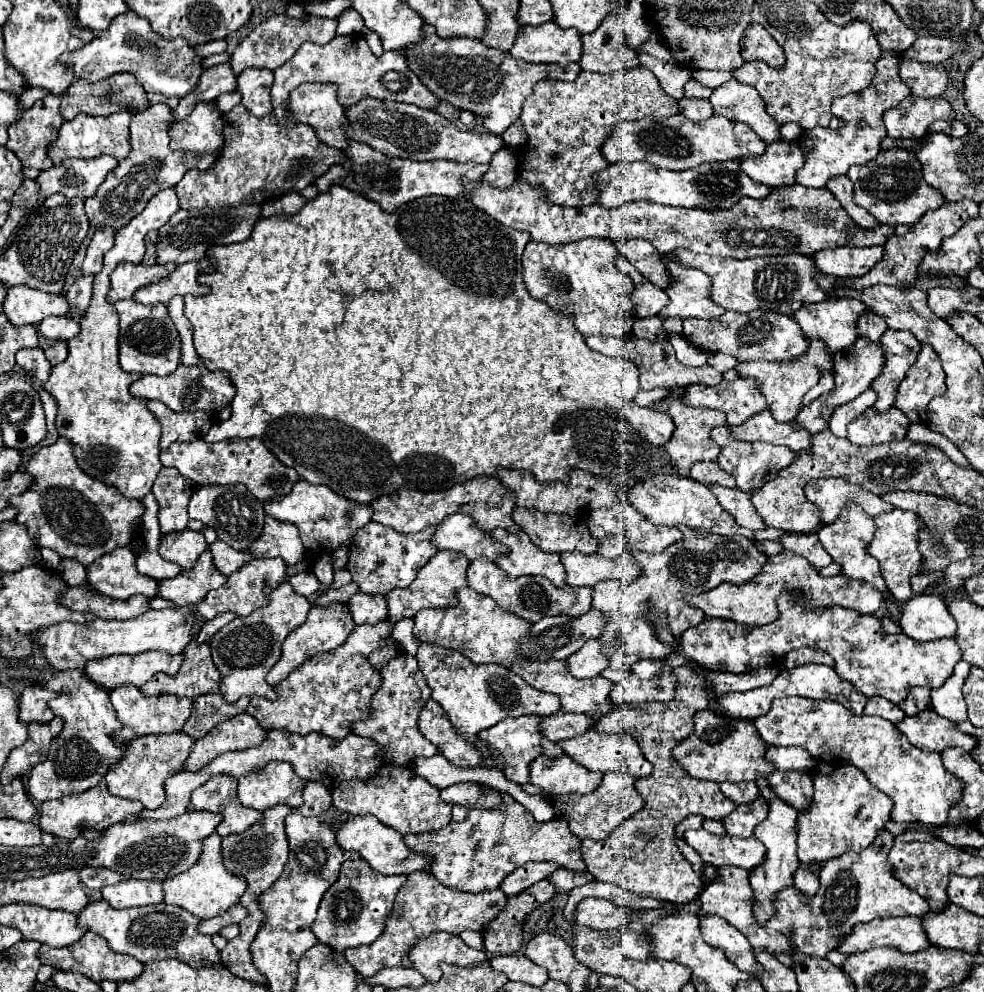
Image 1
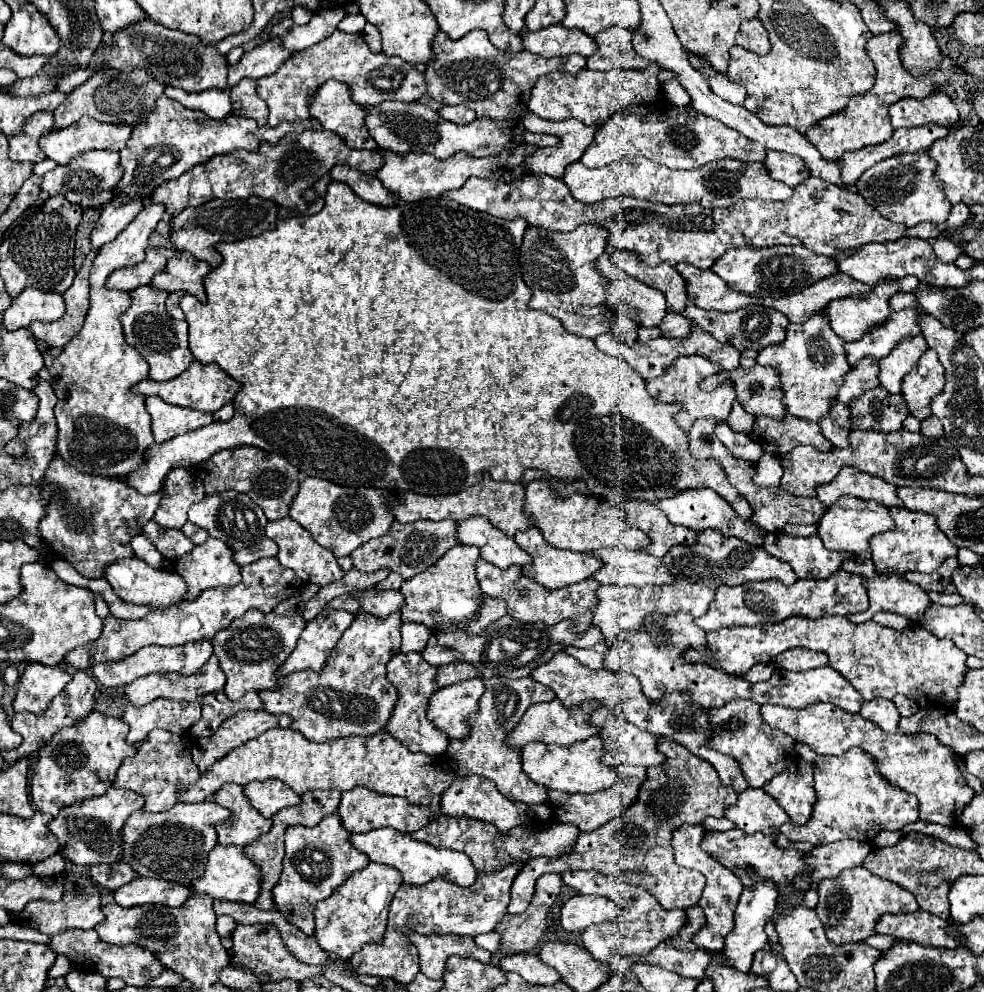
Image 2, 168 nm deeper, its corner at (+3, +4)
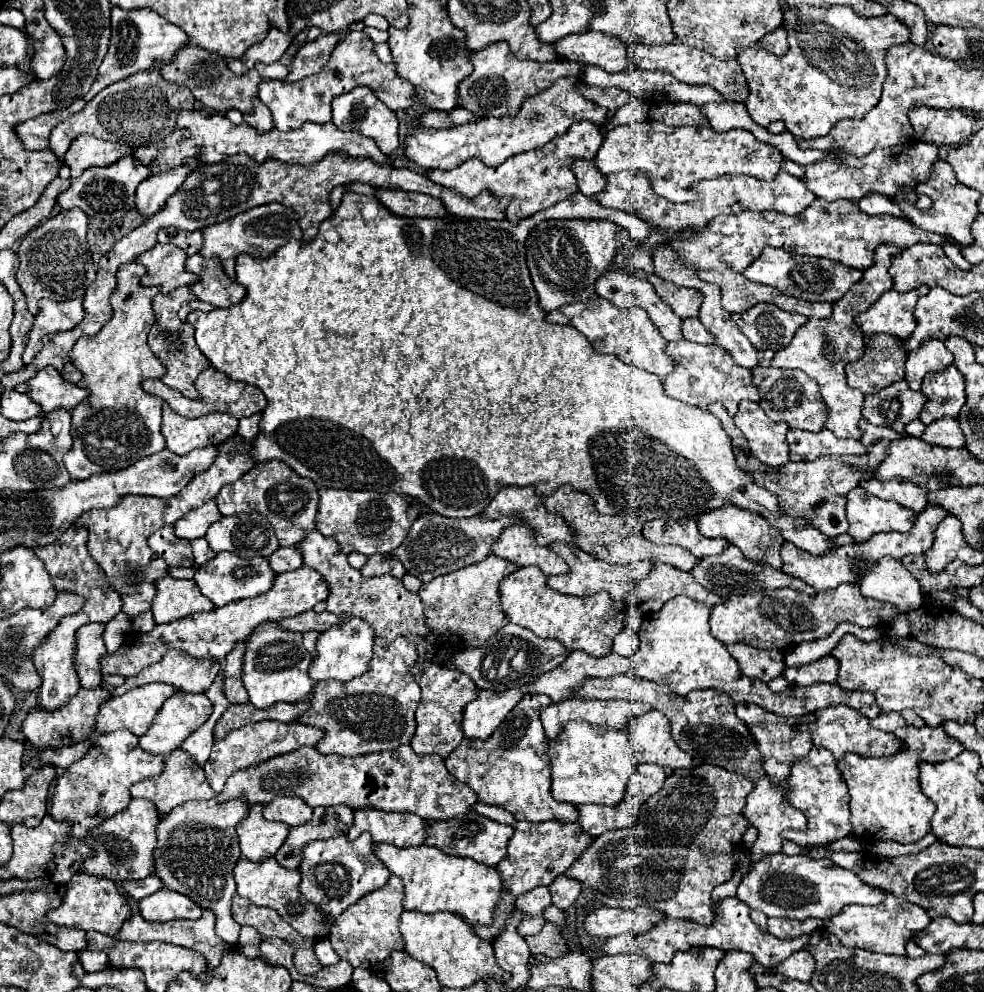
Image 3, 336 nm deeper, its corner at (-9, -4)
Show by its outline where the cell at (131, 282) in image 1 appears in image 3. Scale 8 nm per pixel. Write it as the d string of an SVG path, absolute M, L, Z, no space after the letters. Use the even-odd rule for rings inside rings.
M156 244L152 250L146 250L136 258L138 264L146 268L146 274L142 276L144 286L162 286L162 292L172 292L184 284L196 284L198 278L194 278L190 272L186 272L184 262L188 254L174 246L174 244Z

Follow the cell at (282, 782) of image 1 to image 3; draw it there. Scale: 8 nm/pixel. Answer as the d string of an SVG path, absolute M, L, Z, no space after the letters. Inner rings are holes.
M278 796L264 806L262 814L266 820L286 822L288 826L300 826L312 820L312 808L304 800L298 800L298 796Z

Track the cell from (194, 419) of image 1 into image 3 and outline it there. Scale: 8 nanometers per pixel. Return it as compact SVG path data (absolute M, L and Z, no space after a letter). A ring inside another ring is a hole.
M164 404L162 434L166 448L174 454L188 454L194 448L218 446L238 430L238 420L226 412L212 412L198 418L184 418Z

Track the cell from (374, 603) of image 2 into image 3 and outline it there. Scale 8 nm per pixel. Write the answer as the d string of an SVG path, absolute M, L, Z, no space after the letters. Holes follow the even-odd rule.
M318 530L310 532L300 544L298 544L302 556L304 556L304 564L314 568L316 572L320 572L328 586L330 586L330 596L326 600L326 610L342 616L344 620L350 618L362 618L366 620L378 638L386 638L392 640L396 636L404 636L410 642L416 644L418 650L418 660L426 660L432 664L440 664L440 666L452 666L452 656L456 652L454 644L440 644L438 634L434 630L430 630L426 626L426 616L424 616L424 604L420 600L418 594L412 594L404 588L404 584L390 576L390 574L382 574L382 576L372 576L366 578L360 574L360 570L354 570L348 560L346 554L340 552L340 544L332 538L332 536L322 536Z

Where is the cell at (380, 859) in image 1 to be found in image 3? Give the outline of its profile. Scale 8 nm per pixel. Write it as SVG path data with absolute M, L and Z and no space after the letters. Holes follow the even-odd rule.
M376 844L376 856L382 864L404 882L404 910L416 910L426 914L452 912L466 918L474 926L490 926L502 894L502 878L496 866L474 862L472 858L458 858L444 854L432 846L398 848L392 844Z

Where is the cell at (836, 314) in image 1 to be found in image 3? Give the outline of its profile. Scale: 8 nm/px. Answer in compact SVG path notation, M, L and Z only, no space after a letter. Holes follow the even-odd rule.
M920 286L910 292L888 290L878 298L866 312L856 316L856 324L864 332L864 336L888 332L900 340L912 336L916 328L914 320L914 306L920 296L924 296L930 288Z

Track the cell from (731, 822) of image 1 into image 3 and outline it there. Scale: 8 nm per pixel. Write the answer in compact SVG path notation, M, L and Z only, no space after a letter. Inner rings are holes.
M762 776L762 778L758 778L754 782L754 790L746 798L746 806L742 810L742 816L754 828L758 828L758 832L760 832L758 840L750 848L750 862L752 864L756 864L756 860L762 858L762 856L780 852L782 842L784 842L782 836L780 836L782 830L788 830L788 828L792 828L792 830L806 830L806 816L804 816L804 812L798 812L798 808L794 808L786 800L786 788L788 788L788 782L786 784L778 784L778 788L774 788L774 784L770 784L770 778Z

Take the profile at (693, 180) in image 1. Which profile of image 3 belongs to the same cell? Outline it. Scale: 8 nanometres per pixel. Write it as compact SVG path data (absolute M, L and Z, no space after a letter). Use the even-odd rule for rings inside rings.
M780 170L778 176L772 182L764 182L764 180L754 180L752 176L720 176L720 178L712 178L712 180L702 180L698 184L694 184L694 192L698 194L696 202L686 202L686 204L674 204L668 202L664 198L660 198L650 182L646 174L636 174L636 172L618 172L618 174L610 174L606 176L608 184L604 188L604 192L600 192L594 200L600 202L606 208L618 208L624 212L632 212L636 214L640 220L662 228L664 232L668 232L670 236L678 236L680 230L686 228L702 228L706 226L712 218L724 214L740 214L744 210L776 210L782 214L798 214L804 208L810 206L810 202L816 198L802 180L796 180L794 176L790 176L788 172Z

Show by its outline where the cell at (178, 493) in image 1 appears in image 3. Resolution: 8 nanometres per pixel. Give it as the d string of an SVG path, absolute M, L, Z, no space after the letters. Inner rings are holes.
M210 500L204 506L190 510L182 520L178 520L174 524L176 528L176 536L186 538L186 540L194 540L194 538L204 538L206 530L210 528L210 524L218 522L222 518L222 514L216 508L216 502Z

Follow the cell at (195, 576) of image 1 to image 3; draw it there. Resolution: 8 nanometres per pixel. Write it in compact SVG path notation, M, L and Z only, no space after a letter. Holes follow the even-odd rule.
M222 552L216 558L212 558L208 564L196 568L196 576L194 576L200 592L206 598L210 598L214 602L214 606L218 606L218 608L226 606L228 602L234 602L234 600L254 598L254 596L268 592L274 584L274 578L276 578L276 572L272 572L268 558L246 560L246 558L234 556L230 552Z

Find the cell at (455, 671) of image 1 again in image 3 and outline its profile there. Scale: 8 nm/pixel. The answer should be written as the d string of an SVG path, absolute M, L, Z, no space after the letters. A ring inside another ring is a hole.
M526 694L488 740L465 737L460 746L446 758L446 768L460 782L468 784L476 792L480 802L490 804L490 806L500 806L500 808L508 810L516 820L526 820L526 822L548 822L548 820L576 822L578 820L578 808L572 806L572 804L556 802L550 794L550 764L548 764L548 758L546 758L546 736L544 736L544 728L540 724L540 718L538 718L540 708L548 706L548 704L552 704L552 700L548 696Z

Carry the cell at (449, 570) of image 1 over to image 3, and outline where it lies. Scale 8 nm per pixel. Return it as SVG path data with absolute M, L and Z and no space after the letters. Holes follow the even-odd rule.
M490 556L478 564L424 582L418 590L418 596L424 602L426 622L442 636L442 640L452 640L468 648L486 644L490 636L494 636L502 626L510 622L506 612L502 610L498 586L514 570L518 570L516 564L500 560L498 556Z

